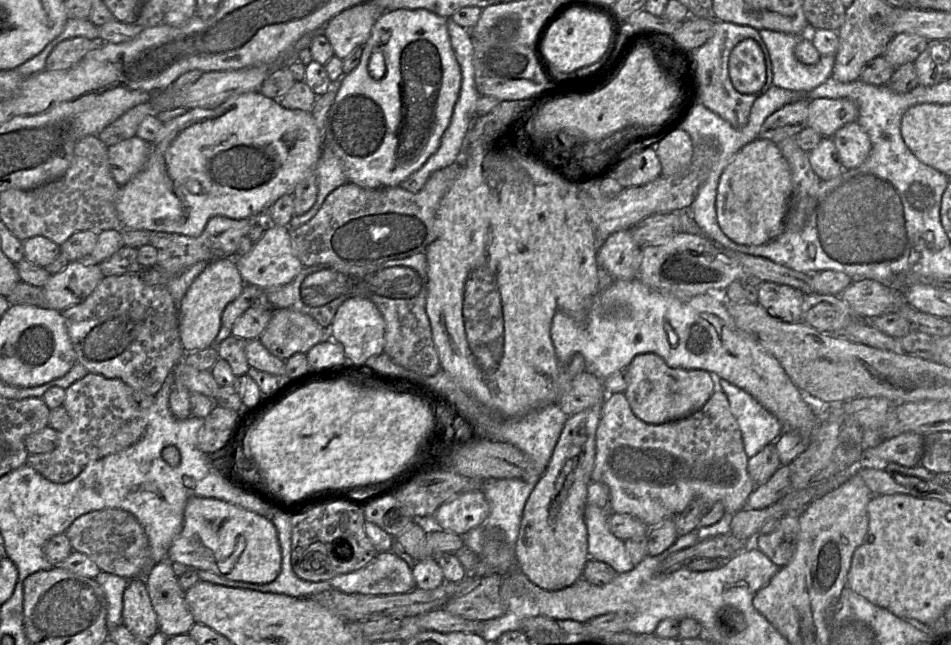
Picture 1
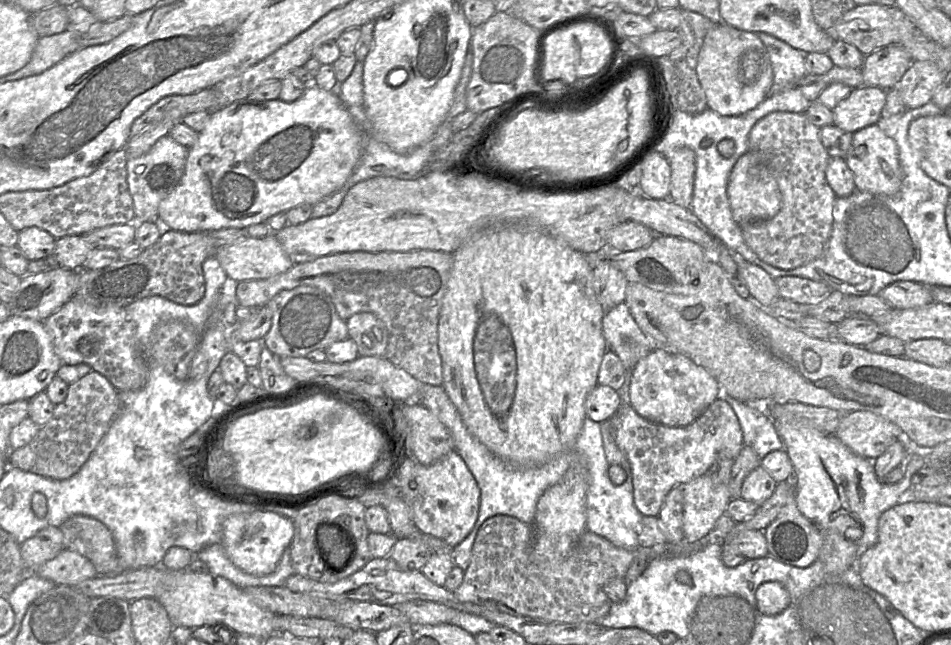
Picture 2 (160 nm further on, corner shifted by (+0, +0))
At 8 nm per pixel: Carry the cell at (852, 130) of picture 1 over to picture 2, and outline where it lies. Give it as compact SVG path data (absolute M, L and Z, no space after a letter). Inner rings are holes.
M877 124L853 132L852 143L845 161L853 173L856 190L883 195L893 195L899 191L903 171L899 161L898 146Z

